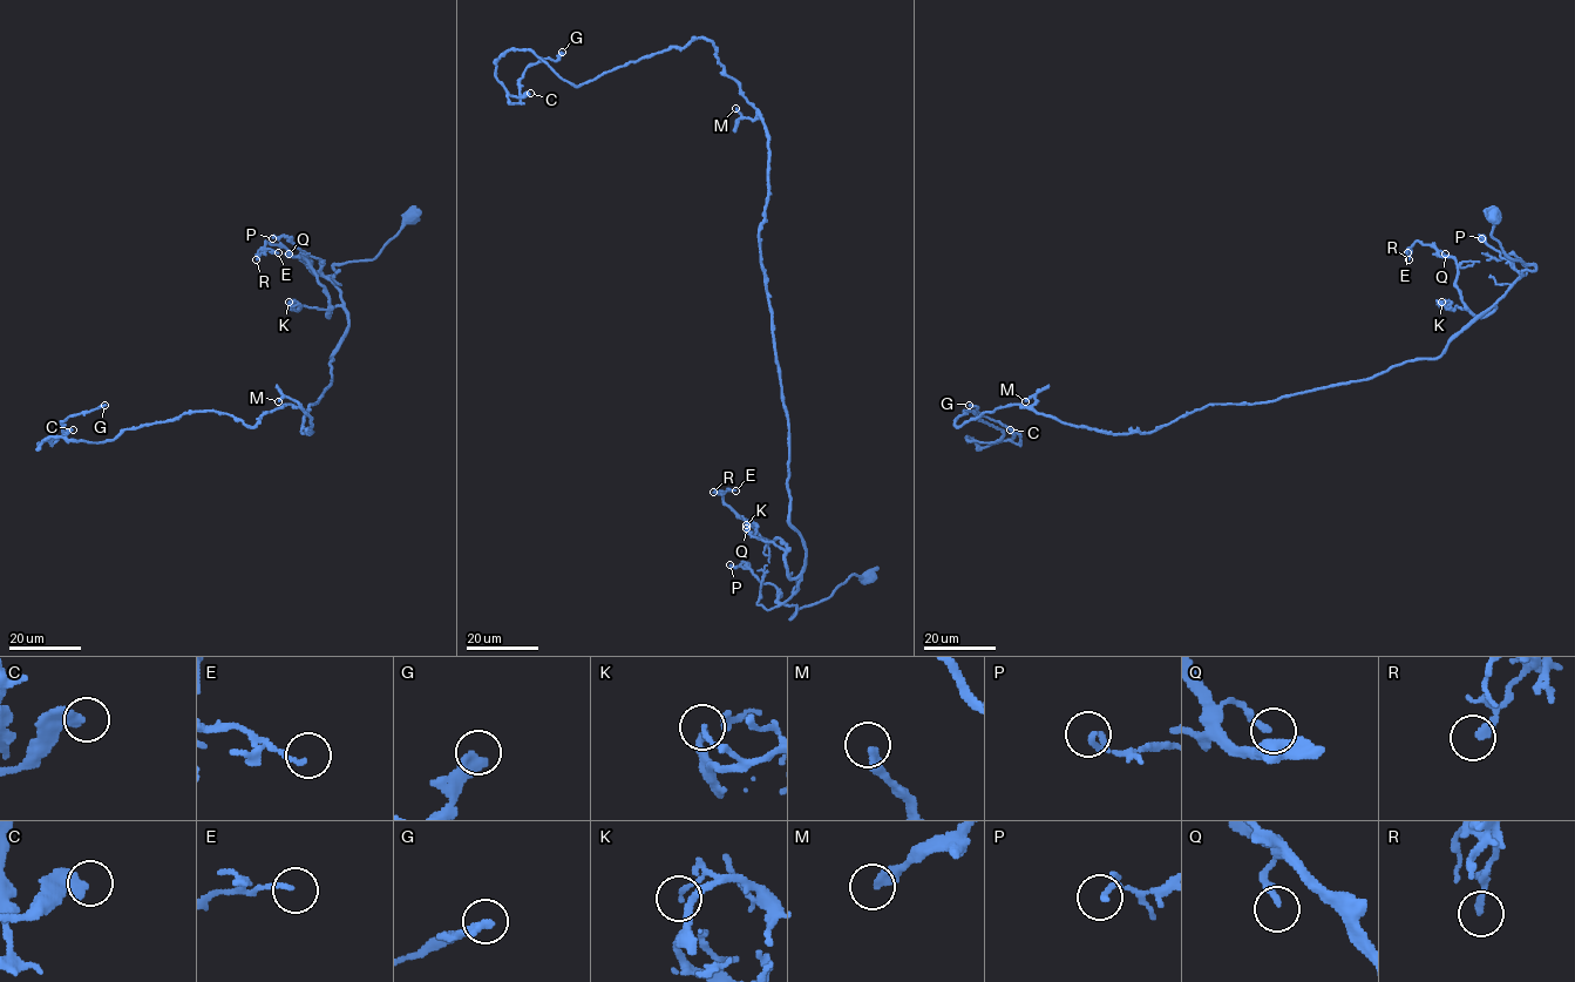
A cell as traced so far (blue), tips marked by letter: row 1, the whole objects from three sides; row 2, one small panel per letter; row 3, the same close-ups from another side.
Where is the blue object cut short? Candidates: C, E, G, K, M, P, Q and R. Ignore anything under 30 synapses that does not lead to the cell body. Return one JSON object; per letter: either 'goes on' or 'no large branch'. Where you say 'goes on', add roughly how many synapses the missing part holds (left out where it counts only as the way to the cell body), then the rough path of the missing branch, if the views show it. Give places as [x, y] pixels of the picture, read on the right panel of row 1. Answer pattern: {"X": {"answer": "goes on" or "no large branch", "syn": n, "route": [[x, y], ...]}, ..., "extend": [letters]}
{"C": {"answer": "no large branch"}, "E": {"answer": "no large branch"}, "G": {"answer": "no large branch"}, "K": {"answer": "no large branch"}, "M": {"answer": "no large branch"}, "P": {"answer": "no large branch"}, "Q": {"answer": "no large branch"}, "R": {"answer": "no large branch"}, "extend": []}

